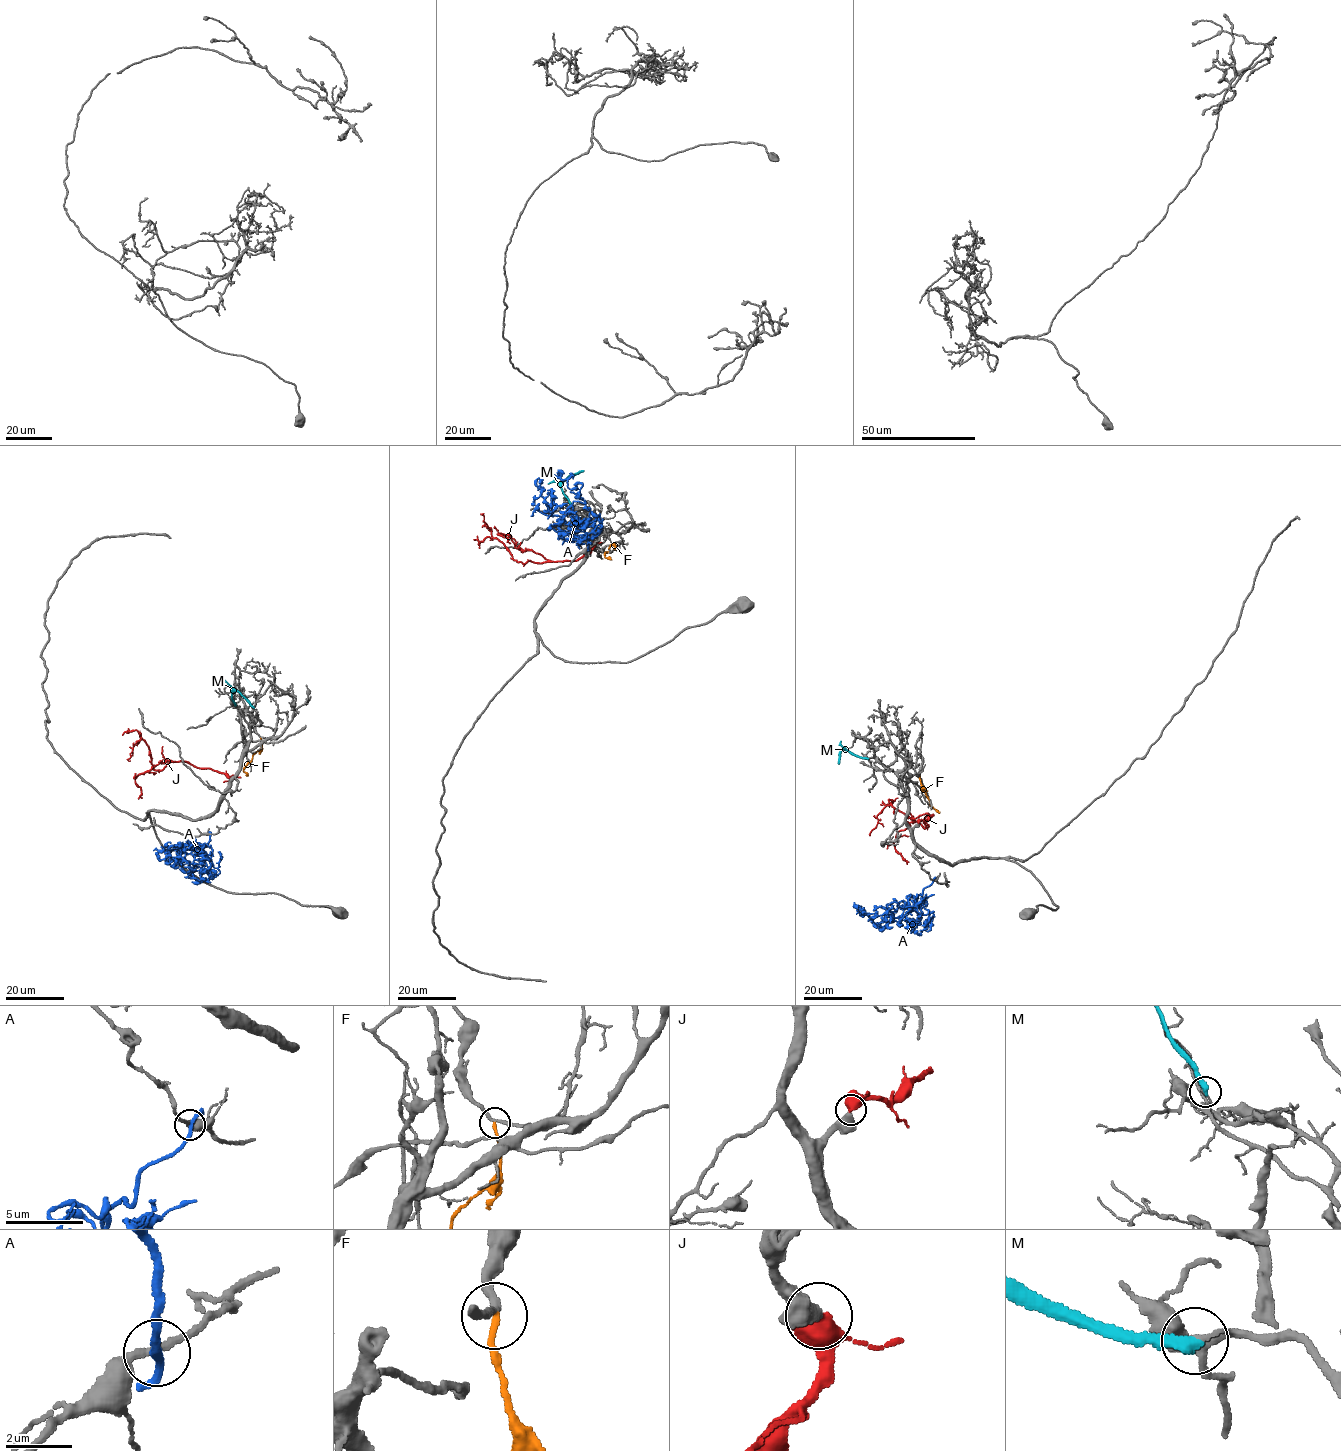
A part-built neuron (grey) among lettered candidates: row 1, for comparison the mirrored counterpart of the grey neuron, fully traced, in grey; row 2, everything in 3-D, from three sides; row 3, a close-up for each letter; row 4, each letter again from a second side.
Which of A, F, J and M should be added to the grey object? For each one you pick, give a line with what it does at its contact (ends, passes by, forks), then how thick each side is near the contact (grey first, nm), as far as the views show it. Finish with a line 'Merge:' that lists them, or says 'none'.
J: it passes by; calibres 500 and 460 nm
Merge: J

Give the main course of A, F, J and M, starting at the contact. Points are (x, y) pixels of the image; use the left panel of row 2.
A: (210, 834), (205, 846), (171, 850), (187, 844), (175, 849), (178, 843), (167, 852), (168, 863), (170, 843)
F: (261, 737), (261, 747), (243, 770), (248, 775)
J: (233, 778), (180, 761), (155, 770), (150, 751), (141, 736), (130, 754), (130, 760)
M: (235, 704), (231, 696), (235, 691), (254, 708)

